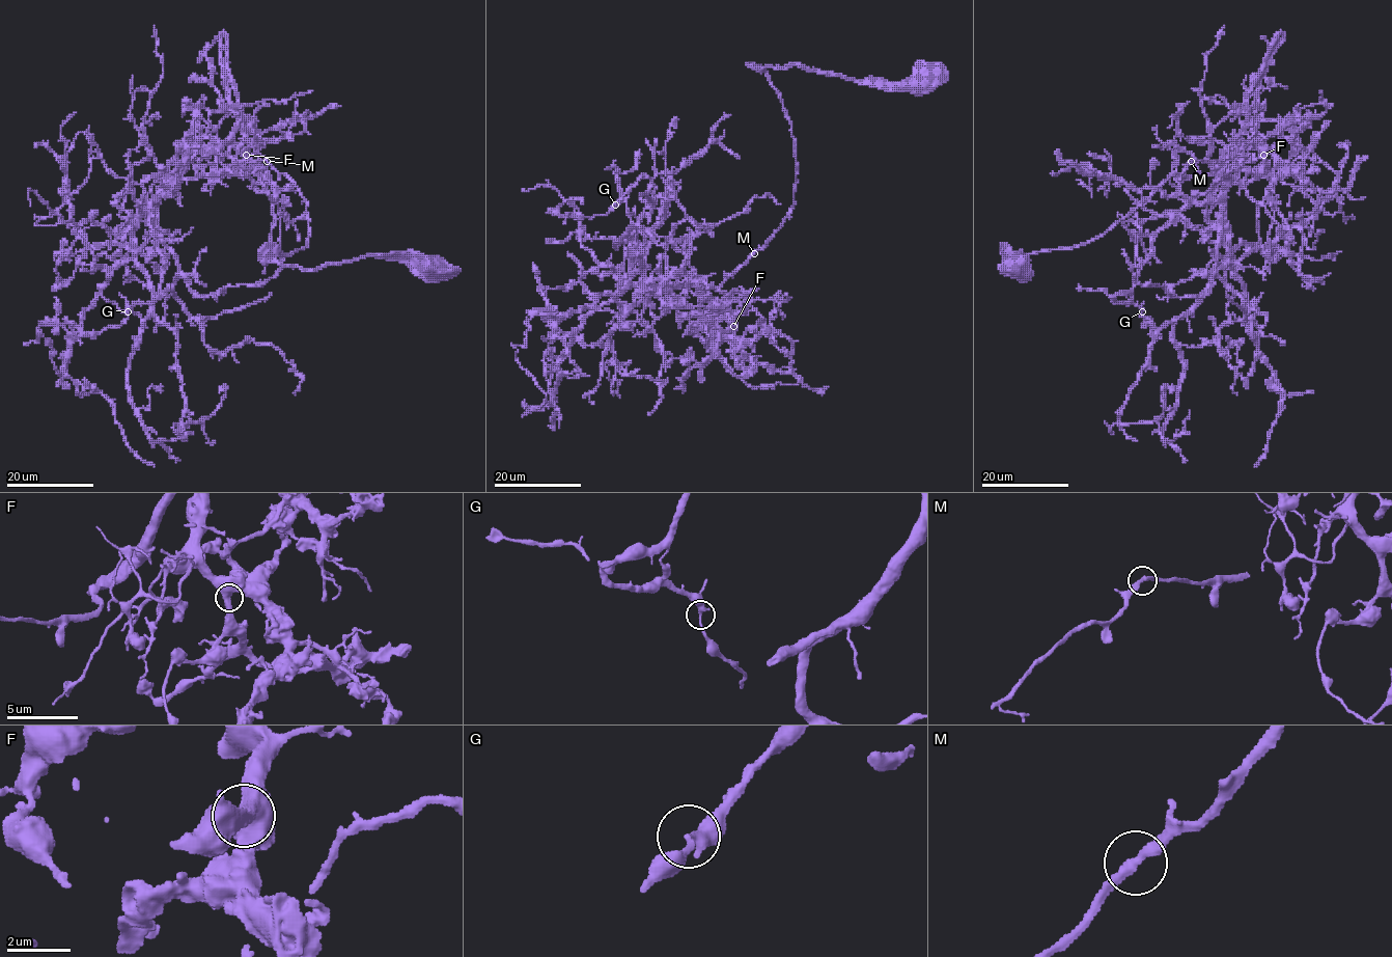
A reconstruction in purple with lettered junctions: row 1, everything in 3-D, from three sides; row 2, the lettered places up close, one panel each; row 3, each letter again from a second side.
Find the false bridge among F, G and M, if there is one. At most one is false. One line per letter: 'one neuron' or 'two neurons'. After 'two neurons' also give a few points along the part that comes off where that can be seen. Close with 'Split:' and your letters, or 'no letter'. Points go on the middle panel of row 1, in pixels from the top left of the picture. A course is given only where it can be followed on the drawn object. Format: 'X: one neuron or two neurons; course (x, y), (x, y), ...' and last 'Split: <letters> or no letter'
F: one neuron
G: one neuron
M: one neuron
Split: no letter

